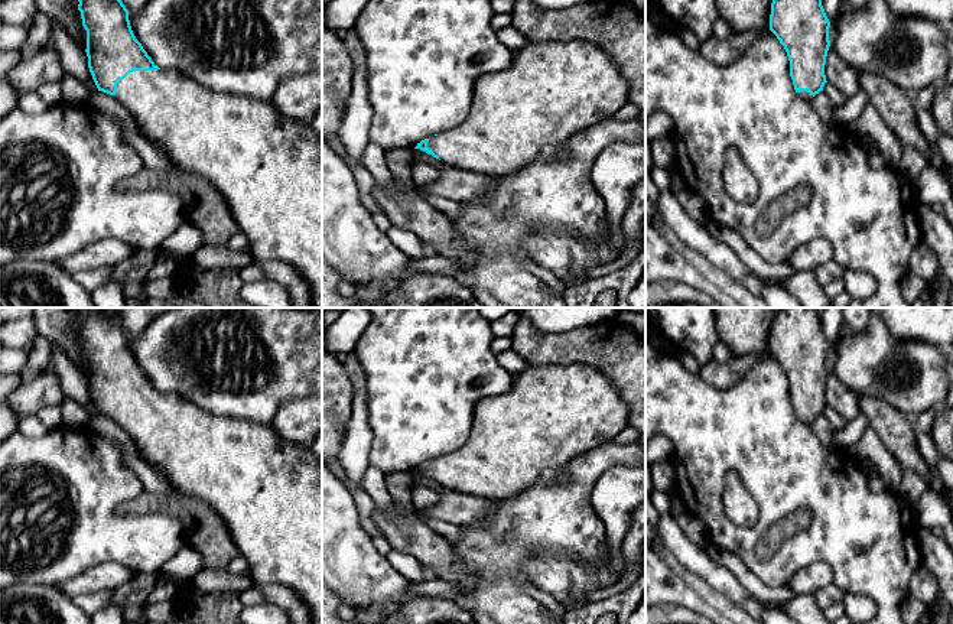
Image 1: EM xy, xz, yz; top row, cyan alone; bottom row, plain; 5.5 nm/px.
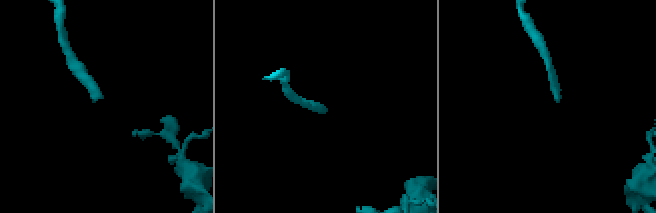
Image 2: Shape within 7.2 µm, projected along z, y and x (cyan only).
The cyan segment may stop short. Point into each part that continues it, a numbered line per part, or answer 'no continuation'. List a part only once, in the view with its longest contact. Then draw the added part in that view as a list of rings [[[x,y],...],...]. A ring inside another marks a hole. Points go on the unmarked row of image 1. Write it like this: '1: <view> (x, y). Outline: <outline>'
1: xy (267, 491). Outline: [[[175,393],[133,394],[117,407],[117,425],[133,439],[142,458],[160,474],[167,484],[180,494],[205,501],[228,527],[240,555],[250,565],[250,576],[256,588],[280,584],[292,588],[308,605],[312,624],[322,624],[322,462],[316,459],[309,446],[296,445],[280,438],[270,426],[253,423],[250,420],[214,416],[196,404]]]

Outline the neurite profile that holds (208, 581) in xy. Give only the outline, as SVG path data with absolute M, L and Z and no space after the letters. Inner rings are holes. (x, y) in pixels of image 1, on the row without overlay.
M202 569L192 579L192 585L205 592L212 591L235 591L243 592L245 589L256 588L251 578L244 575L232 575L227 569L209 571Z

